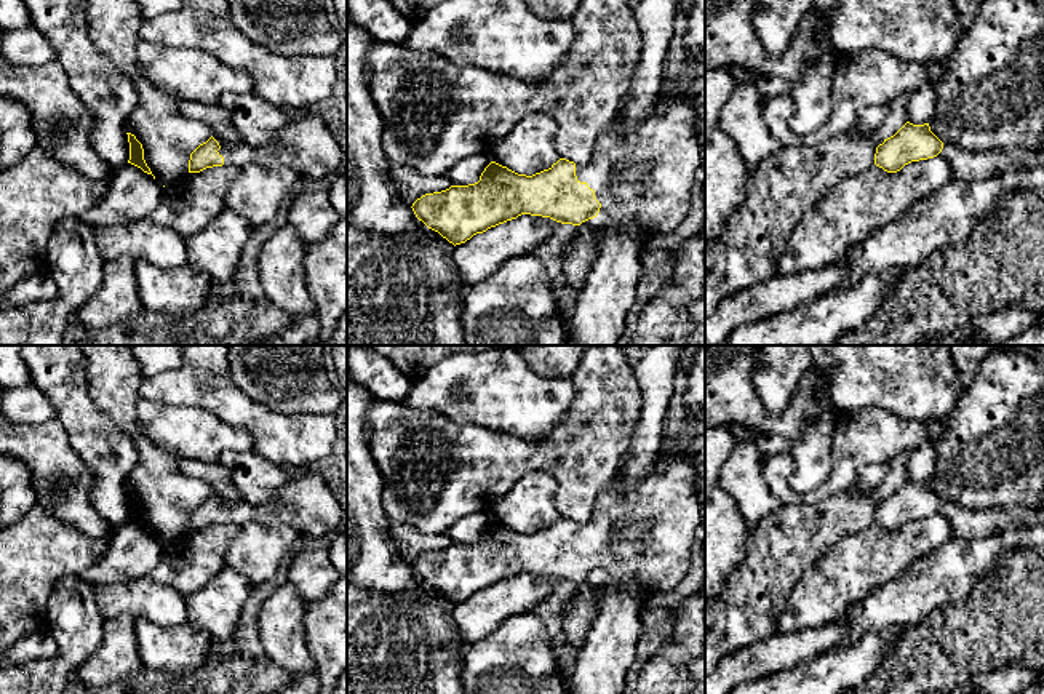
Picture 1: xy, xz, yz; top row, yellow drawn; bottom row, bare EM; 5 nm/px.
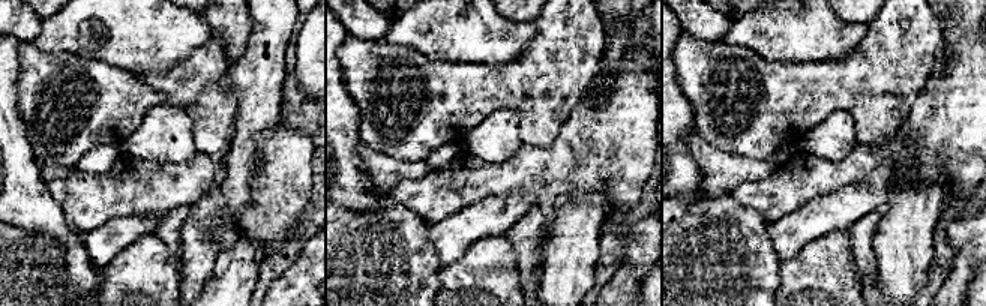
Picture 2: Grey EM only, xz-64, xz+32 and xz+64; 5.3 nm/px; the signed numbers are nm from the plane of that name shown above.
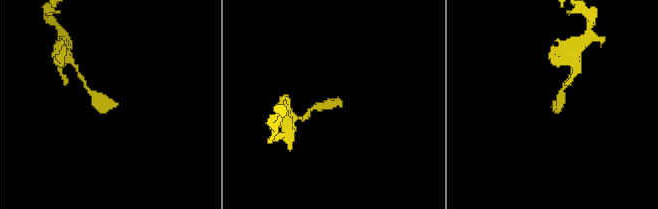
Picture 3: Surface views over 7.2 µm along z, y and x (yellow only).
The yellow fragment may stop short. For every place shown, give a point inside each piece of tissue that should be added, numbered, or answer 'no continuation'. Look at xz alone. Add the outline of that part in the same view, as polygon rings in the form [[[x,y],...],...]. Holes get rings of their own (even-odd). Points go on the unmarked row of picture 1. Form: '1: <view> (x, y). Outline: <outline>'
1: xz (643, 533). Outline: [[[663,435],[654,469],[644,480],[624,486],[617,472],[598,496],[592,518],[576,521],[577,539],[587,540],[601,561],[598,574],[616,584],[635,580],[641,590],[640,604],[652,595],[671,592],[687,571],[689,550],[702,520],[691,451],[684,441],[673,445]]]

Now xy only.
1: xy (304, 502). Outline: [[[318,472],[289,480],[265,504],[253,505],[235,499],[229,507],[219,507],[225,524],[243,526],[249,521],[262,524],[286,524],[299,536],[326,537],[341,528],[342,509],[325,478]]]

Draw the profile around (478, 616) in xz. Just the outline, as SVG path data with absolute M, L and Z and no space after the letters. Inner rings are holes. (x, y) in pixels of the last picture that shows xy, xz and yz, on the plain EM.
M521 572L456 603L452 619L464 643L491 635L505 617L532 611L556 582L550 576Z

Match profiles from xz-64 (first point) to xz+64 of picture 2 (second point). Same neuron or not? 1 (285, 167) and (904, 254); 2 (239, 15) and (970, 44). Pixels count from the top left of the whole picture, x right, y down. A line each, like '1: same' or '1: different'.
1: different
2: different

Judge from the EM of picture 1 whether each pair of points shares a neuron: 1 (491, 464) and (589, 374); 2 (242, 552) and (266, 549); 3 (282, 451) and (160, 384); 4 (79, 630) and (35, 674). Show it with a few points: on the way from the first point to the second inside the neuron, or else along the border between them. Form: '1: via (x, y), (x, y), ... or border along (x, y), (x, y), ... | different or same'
1: via (525, 456), (545, 454), (589, 408) | same
2: via (248, 552), (259, 549) | same
3: via (251, 421), (218, 394), (205, 394), (191, 387) | same
4: via (75, 645), (50, 672) | same

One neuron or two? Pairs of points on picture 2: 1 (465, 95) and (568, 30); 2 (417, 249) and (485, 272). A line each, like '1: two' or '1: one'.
1: one
2: two

